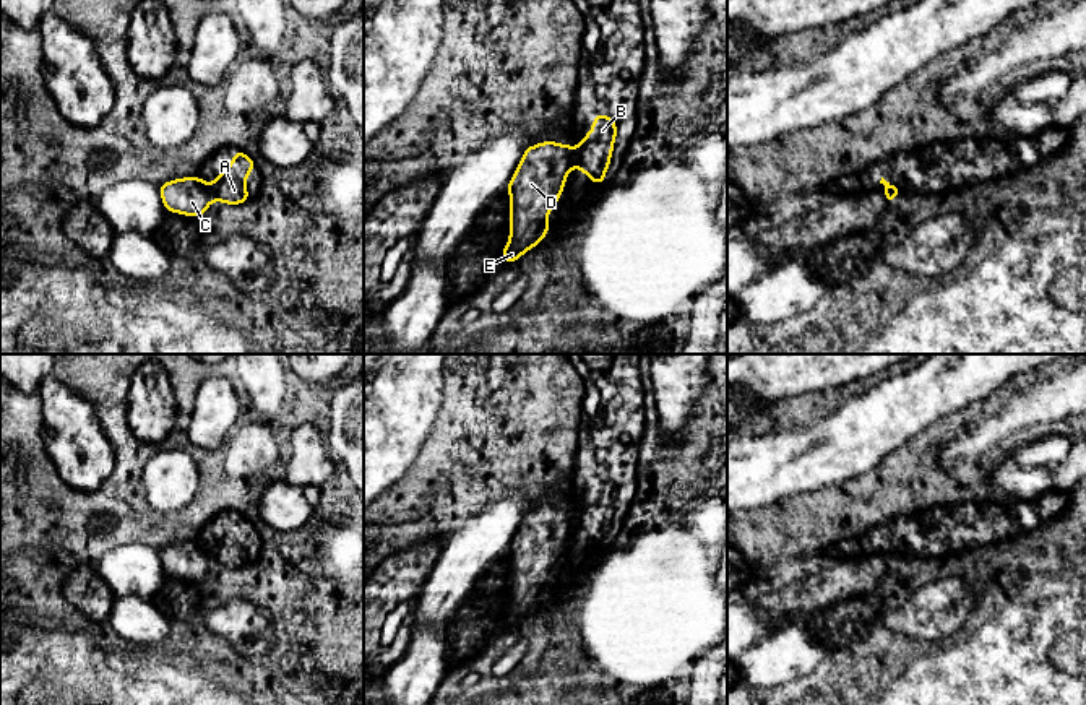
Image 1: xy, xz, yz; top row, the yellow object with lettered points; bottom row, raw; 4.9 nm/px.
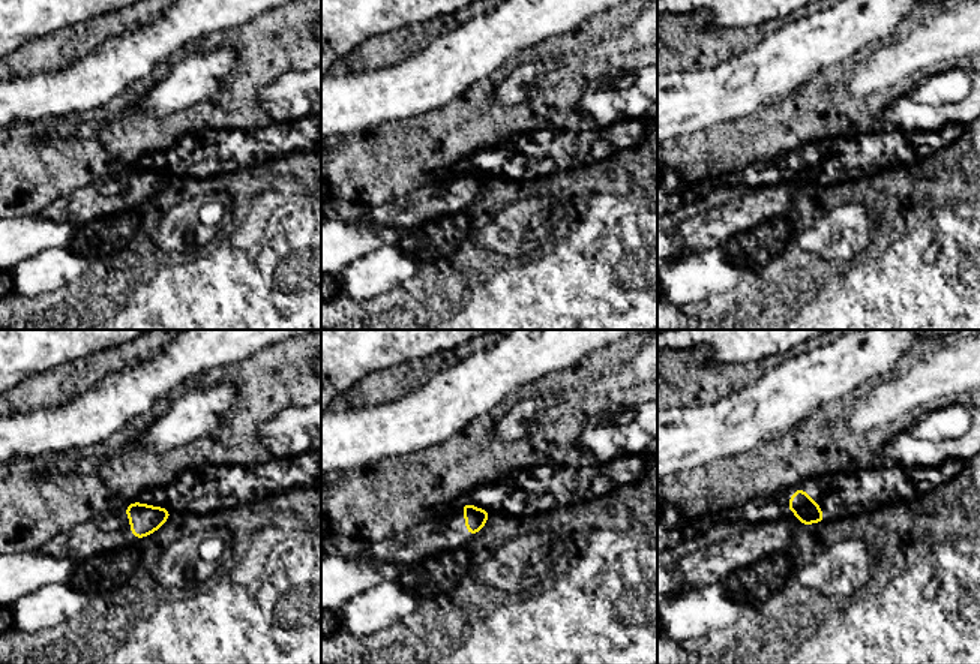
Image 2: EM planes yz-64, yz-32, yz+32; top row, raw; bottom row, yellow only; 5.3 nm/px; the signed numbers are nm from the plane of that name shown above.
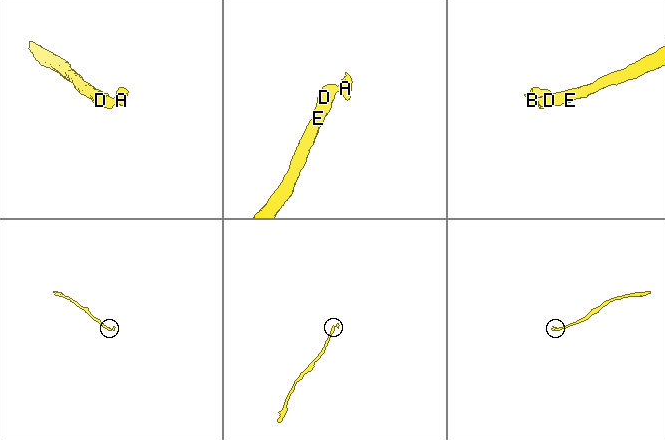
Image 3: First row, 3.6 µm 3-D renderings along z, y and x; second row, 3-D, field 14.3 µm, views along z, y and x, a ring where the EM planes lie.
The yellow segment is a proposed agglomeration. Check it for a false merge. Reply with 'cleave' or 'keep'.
cleave

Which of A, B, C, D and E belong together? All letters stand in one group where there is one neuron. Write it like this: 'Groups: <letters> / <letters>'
Groups: A B / C D E

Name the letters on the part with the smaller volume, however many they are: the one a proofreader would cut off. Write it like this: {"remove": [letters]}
{"remove": ["A", "B"]}

